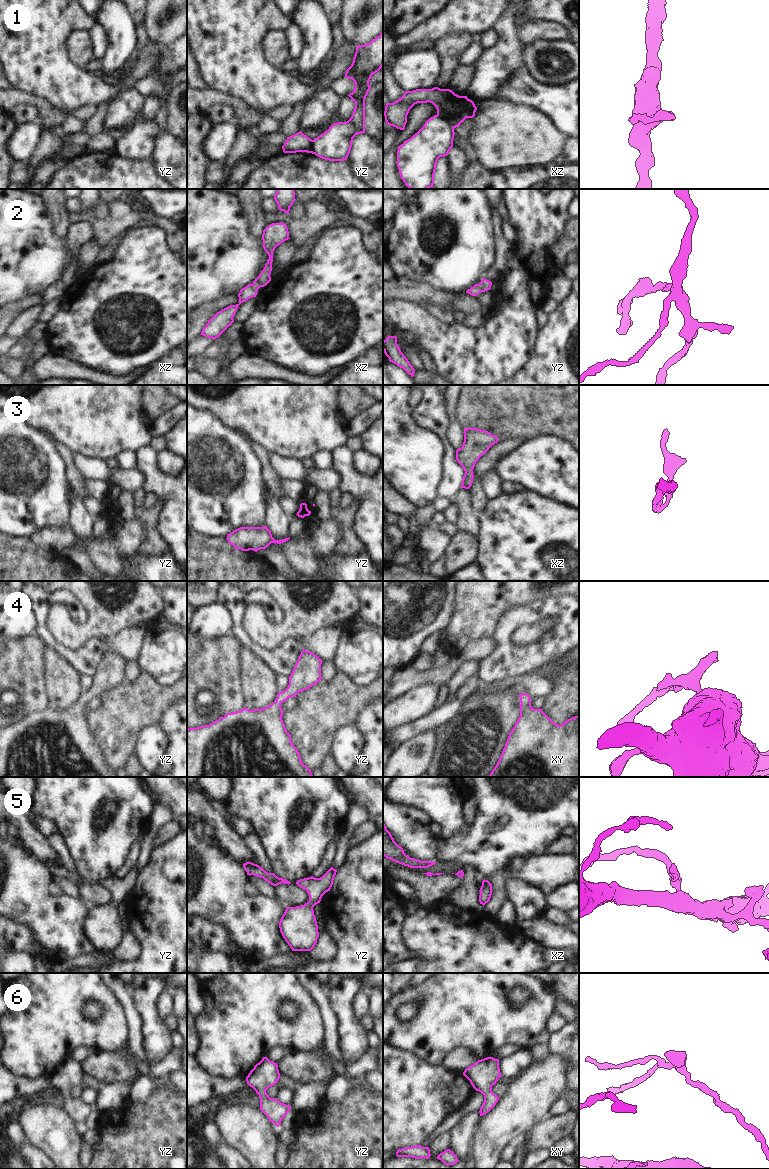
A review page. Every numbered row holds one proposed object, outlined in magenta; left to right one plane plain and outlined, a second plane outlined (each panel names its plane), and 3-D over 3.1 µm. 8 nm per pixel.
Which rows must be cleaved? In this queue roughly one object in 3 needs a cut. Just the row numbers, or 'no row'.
1

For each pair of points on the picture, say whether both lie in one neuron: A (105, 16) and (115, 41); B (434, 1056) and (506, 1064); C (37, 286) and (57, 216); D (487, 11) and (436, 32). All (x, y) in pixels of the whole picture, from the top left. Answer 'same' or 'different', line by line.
A: same
B: different
C: different
D: same

